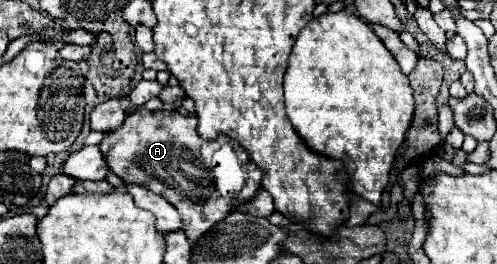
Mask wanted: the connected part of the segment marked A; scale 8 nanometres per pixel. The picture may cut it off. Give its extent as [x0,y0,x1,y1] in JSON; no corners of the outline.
[99,108,263,242]

